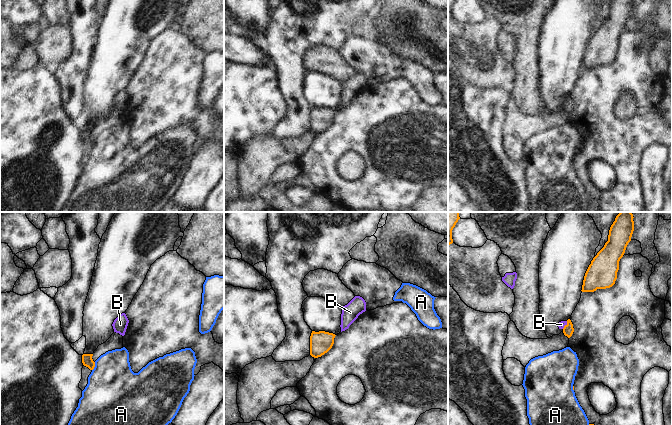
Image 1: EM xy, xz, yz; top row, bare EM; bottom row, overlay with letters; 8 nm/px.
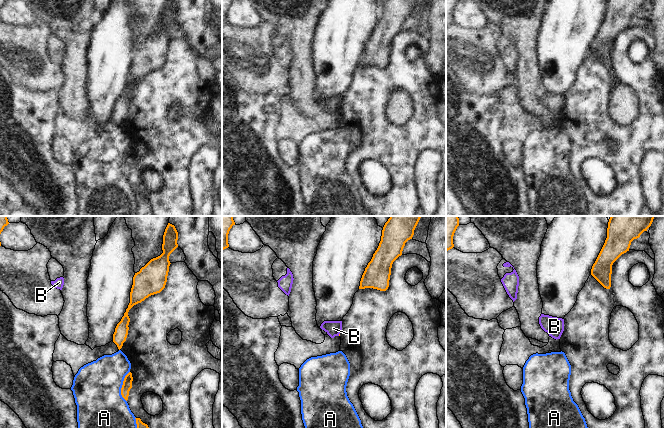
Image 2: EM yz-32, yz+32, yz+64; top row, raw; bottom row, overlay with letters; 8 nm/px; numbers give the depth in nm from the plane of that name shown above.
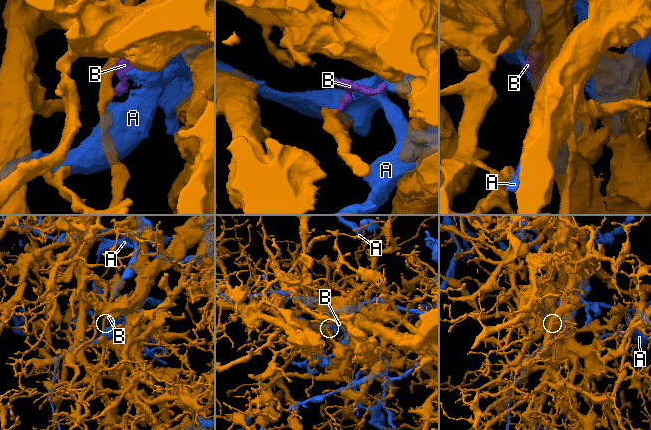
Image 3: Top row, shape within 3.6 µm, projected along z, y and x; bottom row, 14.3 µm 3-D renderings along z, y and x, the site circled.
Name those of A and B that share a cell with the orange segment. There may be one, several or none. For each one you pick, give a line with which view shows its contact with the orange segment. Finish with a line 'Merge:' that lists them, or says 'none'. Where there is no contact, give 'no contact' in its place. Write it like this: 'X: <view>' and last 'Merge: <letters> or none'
Merge: none

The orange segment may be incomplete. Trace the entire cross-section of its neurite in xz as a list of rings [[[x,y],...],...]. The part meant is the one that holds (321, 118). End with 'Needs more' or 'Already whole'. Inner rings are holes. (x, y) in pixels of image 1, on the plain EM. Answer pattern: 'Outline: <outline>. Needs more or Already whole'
Outline: [[[312,107],[310,112],[310,131],[318,134],[327,129],[334,120],[335,112],[335,110],[325,107]]]. Already whole

